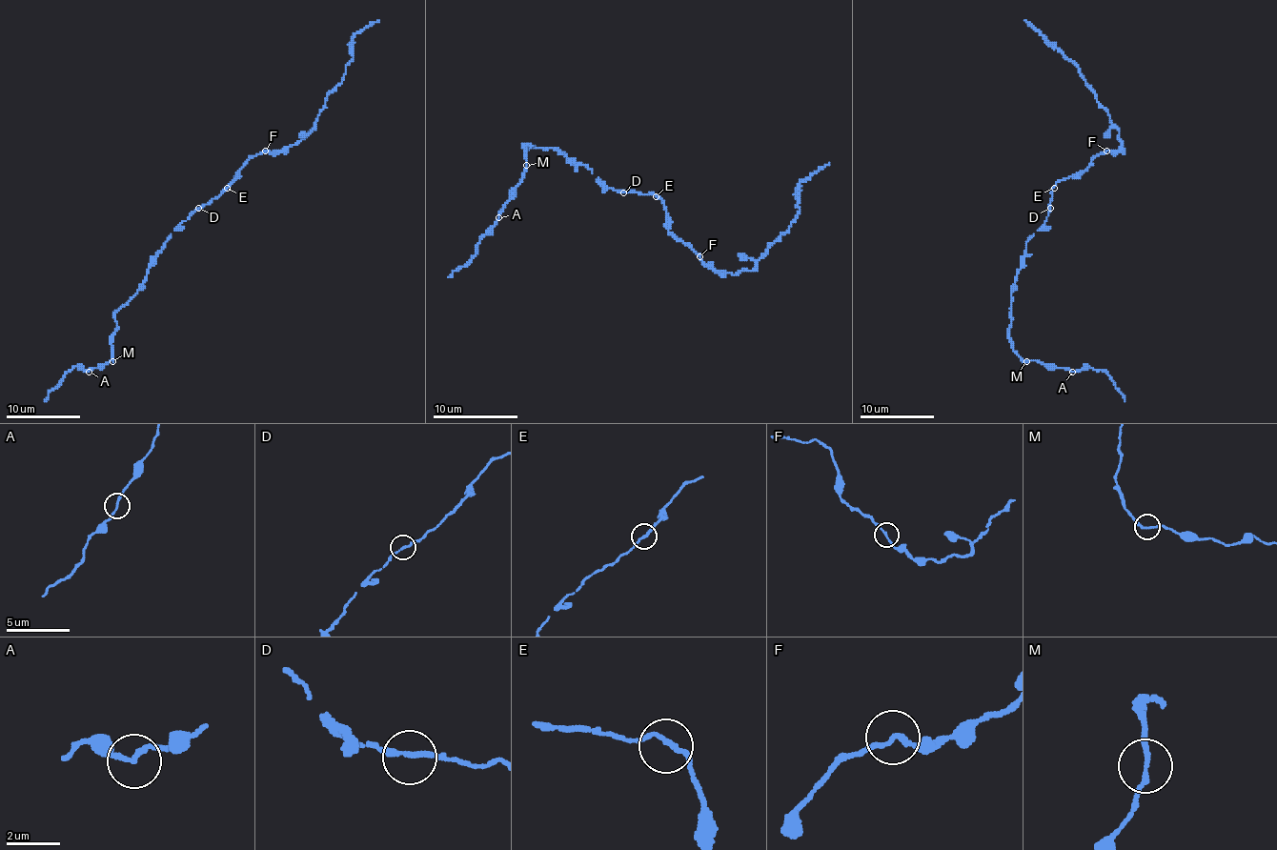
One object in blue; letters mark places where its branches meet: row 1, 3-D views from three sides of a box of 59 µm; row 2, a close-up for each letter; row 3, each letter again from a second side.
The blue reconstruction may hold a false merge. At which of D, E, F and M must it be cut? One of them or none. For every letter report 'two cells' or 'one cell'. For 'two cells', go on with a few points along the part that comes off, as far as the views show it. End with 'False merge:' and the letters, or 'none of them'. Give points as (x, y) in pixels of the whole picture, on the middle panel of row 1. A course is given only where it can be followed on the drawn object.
D: one cell
E: one cell
F: one cell
M: two cells | (526, 165), (524, 177), (498, 220), (479, 241), (477, 252), (448, 277)
False merge: M

